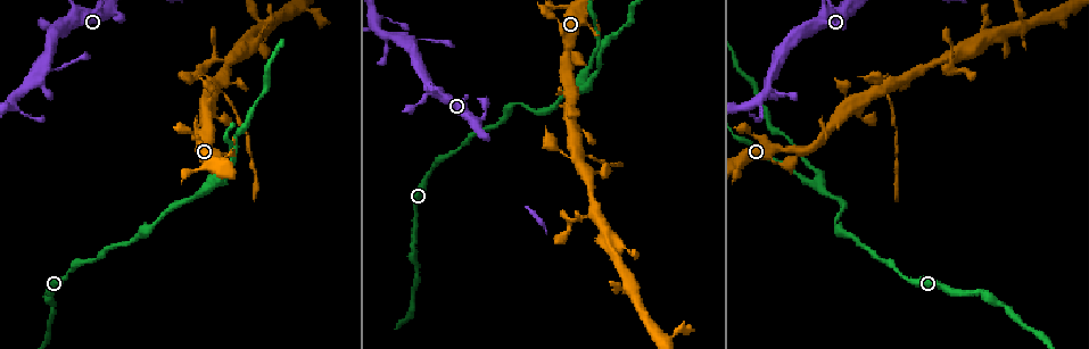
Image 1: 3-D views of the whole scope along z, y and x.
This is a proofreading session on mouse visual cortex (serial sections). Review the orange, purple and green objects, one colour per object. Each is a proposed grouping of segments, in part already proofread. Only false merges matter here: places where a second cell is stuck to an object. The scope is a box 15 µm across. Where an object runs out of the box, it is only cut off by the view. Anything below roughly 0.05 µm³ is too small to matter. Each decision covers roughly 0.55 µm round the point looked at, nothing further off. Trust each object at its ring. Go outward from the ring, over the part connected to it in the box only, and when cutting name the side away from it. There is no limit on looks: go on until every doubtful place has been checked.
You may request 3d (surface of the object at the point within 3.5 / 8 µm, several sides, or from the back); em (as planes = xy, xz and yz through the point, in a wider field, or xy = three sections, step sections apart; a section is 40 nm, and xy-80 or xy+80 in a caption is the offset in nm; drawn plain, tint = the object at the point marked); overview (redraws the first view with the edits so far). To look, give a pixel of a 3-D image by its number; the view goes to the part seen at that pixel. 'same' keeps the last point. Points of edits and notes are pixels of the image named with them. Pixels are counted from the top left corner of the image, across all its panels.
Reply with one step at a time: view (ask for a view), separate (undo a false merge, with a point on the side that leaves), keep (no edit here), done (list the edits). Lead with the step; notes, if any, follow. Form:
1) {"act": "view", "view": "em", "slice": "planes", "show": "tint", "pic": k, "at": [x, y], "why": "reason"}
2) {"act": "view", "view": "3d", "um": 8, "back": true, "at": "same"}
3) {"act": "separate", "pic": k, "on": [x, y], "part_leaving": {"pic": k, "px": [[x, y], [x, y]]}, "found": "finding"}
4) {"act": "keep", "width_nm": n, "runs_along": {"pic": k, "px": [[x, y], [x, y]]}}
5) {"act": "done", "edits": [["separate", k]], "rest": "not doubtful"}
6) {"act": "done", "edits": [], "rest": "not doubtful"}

{"act": "view", "view": "3d", "um": 3.5, "pic": 1, "at": [819, 183], "why": "three arms meet"}

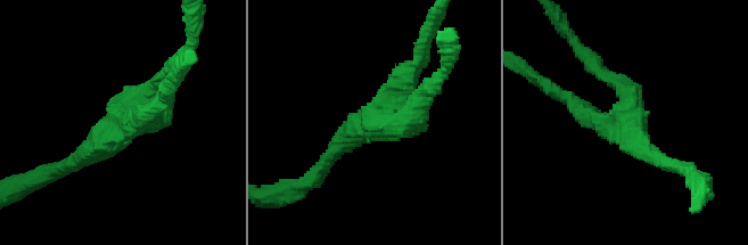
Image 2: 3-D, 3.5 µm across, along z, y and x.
{"act": "view", "view": "em", "slice": "xy", "step": 2, "show": "tint", "pic": 2, "at": [126, 119]}

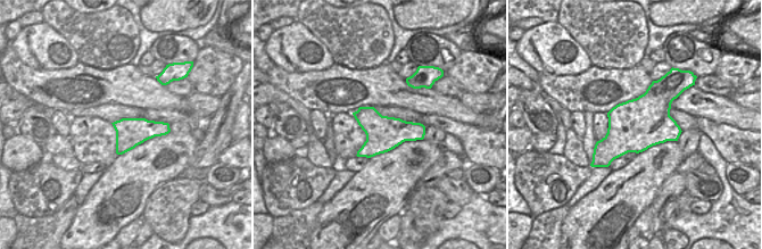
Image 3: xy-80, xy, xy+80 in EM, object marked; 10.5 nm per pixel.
{"act": "keep", "runs_along": {"pic": 2, "px": [[75, 164], [170, 70]]}, "found": "all the same cell"}

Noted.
{"act": "view", "view": "3d", "um": 3.5, "pic": 1, "at": [591, 155]}

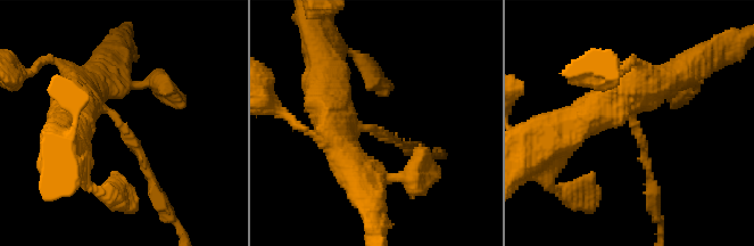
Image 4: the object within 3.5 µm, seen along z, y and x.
{"act": "view", "view": "em", "slice": "planes", "show": "tint", "pic": 4, "at": [126, 133], "arm_widths_nm": [150, 500], "why": "need the tissue"}

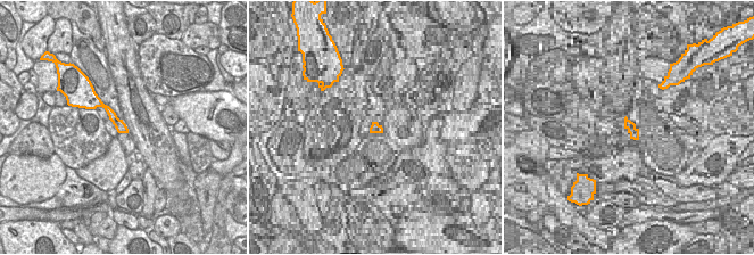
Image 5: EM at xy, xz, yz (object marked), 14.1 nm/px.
{"act": "keep", "width_nm": 160, "runs_along": {"pic": 4, "px": [[75, 101], [117, 120], [158, 199]]}, "found": "all the same cell"}

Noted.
{"act": "view", "view": "3d", "um": 3.5, "pic": 1, "at": [897, 134], "why": "narrows sharply"}

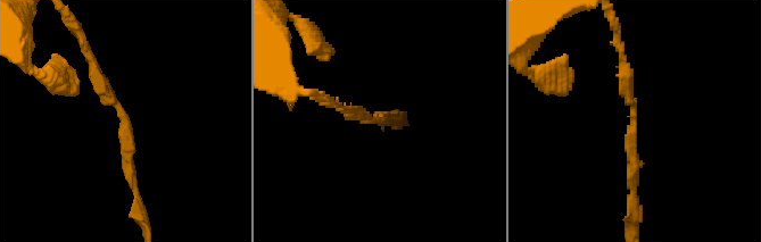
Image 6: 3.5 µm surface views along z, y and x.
{"act": "view", "view": "em", "slice": "xy", "step": 1, "show": "tint", "pic": 6, "at": [633, 113], "why": "need the tissue"}

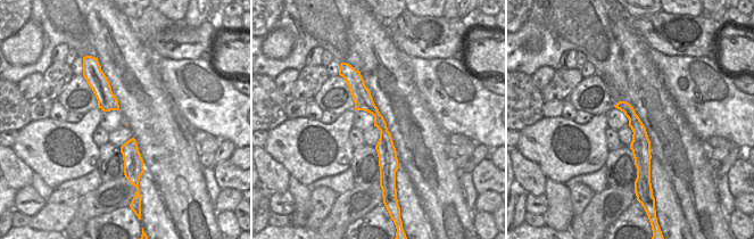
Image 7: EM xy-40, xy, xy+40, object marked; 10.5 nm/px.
{"act": "keep", "runs_along": {"pic": 7, "px": [[356, 77], [383, 129], [386, 170]]}, "found": "all the same cell"}

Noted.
{"act": "done", "edits": [], "rest": "not doubtful"}

